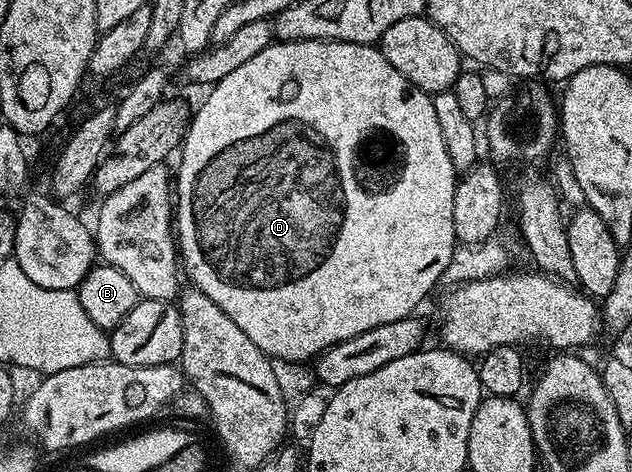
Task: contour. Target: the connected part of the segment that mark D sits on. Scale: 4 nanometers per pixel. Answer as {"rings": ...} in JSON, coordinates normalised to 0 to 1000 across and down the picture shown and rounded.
{"rings":[[[549,87],[429,91],[424,100],[418,100],[418,108],[411,108],[411,117],[403,117],[399,125],[392,125],[392,133],[373,142],[367,159],[354,159],[354,167],[348,167],[343,180],[328,197],[332,199],[328,201],[326,216],[315,231],[305,233],[293,292],[285,309],[288,343],[282,350],[282,367],[278,358],[278,521],[285,538],[286,568],[293,585],[294,578],[301,585],[299,602],[305,610],[323,617],[323,625],[329,625],[329,633],[335,633],[335,642],[342,642],[342,650],[348,650],[348,659],[354,659],[354,667],[361,667],[361,676],[367,676],[367,684],[373,684],[373,693],[380,693],[380,701],[386,701],[386,710],[392,710],[392,718],[399,718],[399,727],[405,727],[405,735],[411,735],[411,744],[422,756],[470,769],[495,767],[503,750],[528,731],[536,731],[544,718],[576,710],[576,701],[589,701],[589,693],[608,693],[608,684],[627,684],[627,676],[650,669],[660,657],[655,653],[685,617],[687,604],[695,602],[698,585],[703,583],[703,570],[722,525],[722,504],[715,481],[715,422],[722,362],[715,354],[715,337],[709,337],[709,311],[703,311],[703,286],[696,286],[696,258],[690,252],[685,203],[665,184],[646,176],[639,159],[633,159],[633,150],[627,150],[627,142],[620,142],[620,133],[608,125],[603,102],[592,95],[565,95]]]}

